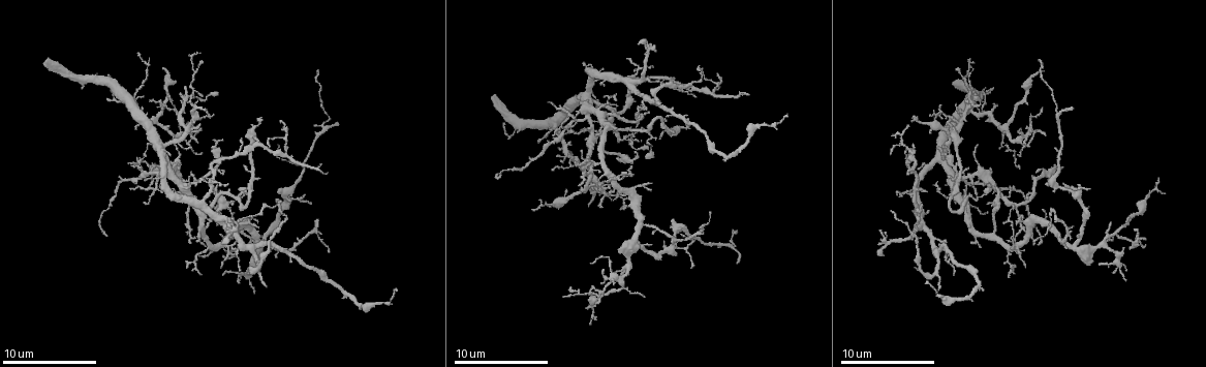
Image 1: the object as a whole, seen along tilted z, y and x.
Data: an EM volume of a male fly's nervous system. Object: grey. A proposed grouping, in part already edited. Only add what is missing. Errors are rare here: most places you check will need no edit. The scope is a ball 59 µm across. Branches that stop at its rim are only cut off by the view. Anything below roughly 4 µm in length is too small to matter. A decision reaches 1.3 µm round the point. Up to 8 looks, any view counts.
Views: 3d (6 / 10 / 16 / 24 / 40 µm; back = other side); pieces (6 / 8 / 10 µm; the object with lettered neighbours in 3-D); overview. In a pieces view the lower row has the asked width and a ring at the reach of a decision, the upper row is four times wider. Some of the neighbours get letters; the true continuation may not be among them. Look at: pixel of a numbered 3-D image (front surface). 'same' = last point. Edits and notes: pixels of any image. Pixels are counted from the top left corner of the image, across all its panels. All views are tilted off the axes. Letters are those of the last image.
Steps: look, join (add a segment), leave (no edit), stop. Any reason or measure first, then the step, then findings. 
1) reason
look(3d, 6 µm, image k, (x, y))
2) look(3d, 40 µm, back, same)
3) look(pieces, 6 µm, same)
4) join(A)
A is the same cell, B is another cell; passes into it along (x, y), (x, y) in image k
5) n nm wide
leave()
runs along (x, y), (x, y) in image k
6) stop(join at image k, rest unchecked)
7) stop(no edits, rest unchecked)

tapers out
look(pieces, 8 µm, image 1, (199, 181))

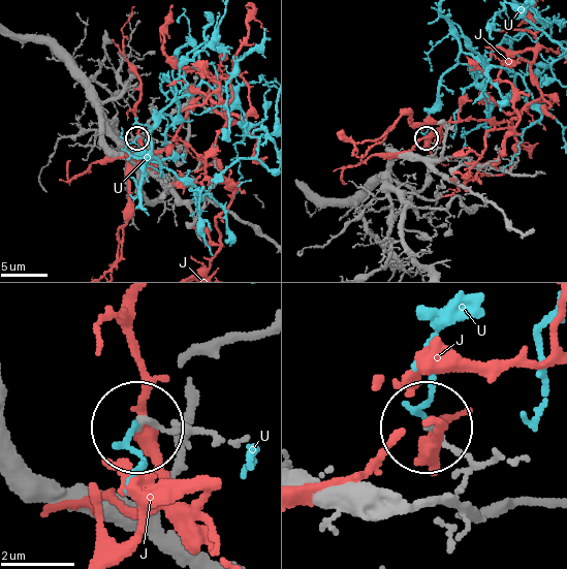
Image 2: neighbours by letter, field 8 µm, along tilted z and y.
140 nm wide
leave()
J and U are other cells; none of them fits

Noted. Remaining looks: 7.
an open end
look(pieces, 10 µm, image 1, (198, 126))

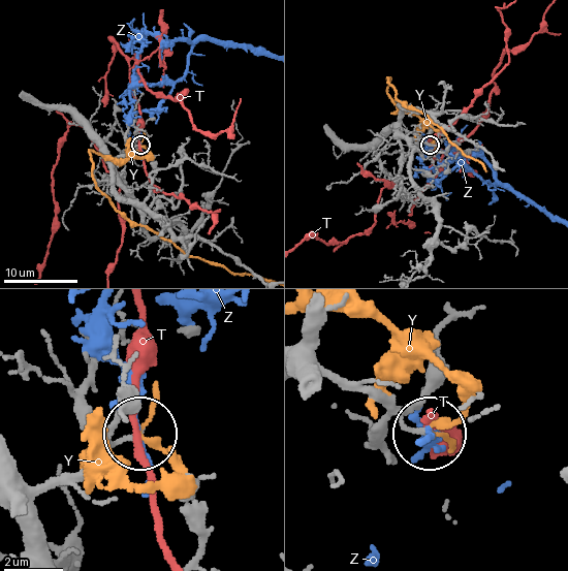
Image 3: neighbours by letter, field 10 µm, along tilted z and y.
leave()
T, Y and Z are other cells; runs along (49, 558), (38, 497), (138, 436) in image 3; none of them fits

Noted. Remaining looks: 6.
branch stops here
look(pieces, 10 µm, image 1, (184, 86))

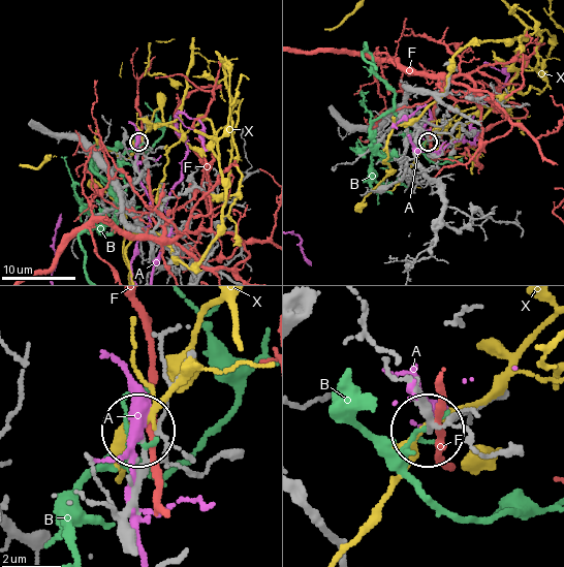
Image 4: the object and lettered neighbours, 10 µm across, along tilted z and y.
leave()
A, B, F and X are other cells; runs along (411, 382), (429, 430) in image 4; none of them fits

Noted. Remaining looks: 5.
look(pieces, 10 µm, image 1, (948, 123))

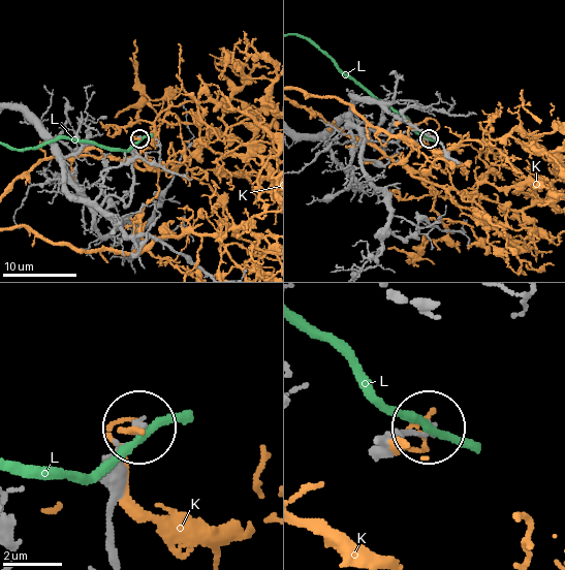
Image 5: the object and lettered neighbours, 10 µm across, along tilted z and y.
170 nm wide
leave()
K and L are other cells; runs along (113, 551), (110, 476), (139, 433) in image 5; none of them fits

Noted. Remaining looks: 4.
stop(no edits, rest unchecked)

